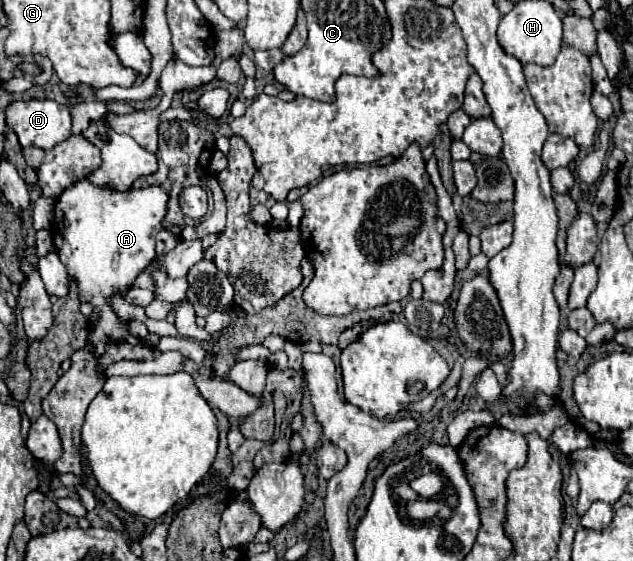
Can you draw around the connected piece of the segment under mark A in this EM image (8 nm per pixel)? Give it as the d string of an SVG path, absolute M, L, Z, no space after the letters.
M89 179L77 181L69 189L63 191L63 195L57 199L55 205L55 223L51 227L55 251L61 257L63 265L67 267L67 273L77 279L79 283L79 299L83 303L93 305L93 313L97 315L95 321L91 321L91 333L89 333L89 345L93 345L91 353L97 361L97 371L103 373L111 363L129 359L129 361L143 361L143 359L155 359L155 355L161 355L159 349L145 345L141 339L135 339L127 331L127 321L123 321L111 307L109 299L113 295L121 295L123 291L129 291L137 275L151 265L155 259L155 235L161 231L161 221L167 213L167 199L163 187L153 185L147 189L129 189L129 191L113 191L109 187L95 187L89 183Z

